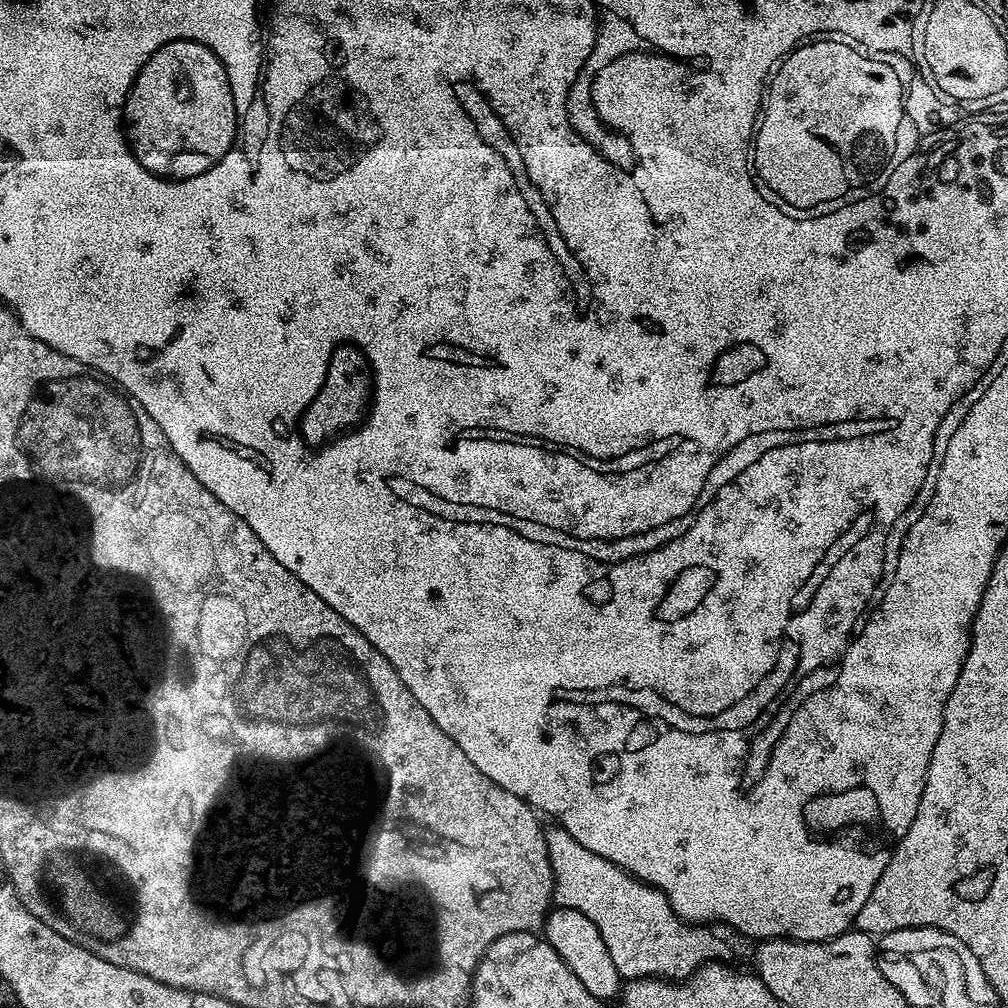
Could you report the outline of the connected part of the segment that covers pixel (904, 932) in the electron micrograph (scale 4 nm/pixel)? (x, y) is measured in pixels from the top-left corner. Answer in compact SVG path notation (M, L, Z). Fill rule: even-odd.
M903 928L888 932L879 937L876 950L876 965L882 970L887 980L898 989L907 1000L912 997L912 966L928 966L928 962L964 962L970 996L982 996L986 990L990 996L996 993L990 990L991 982L980 965L980 959L972 953L970 946L962 942L954 934L944 932L940 928Z

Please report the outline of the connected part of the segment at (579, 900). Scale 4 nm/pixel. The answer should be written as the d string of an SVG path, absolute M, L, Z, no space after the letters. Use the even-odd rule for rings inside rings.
M559 826L549 827L546 835L548 837L548 857L551 859L552 873L556 878L556 890L554 894L557 903L565 908L573 908L582 914L586 914L586 918L590 918L590 922L594 922L594 926L598 926L598 930L606 942L606 950L610 950L610 958L614 958L614 966L618 966L621 977L623 977L625 981L631 982L641 978L663 978L669 982L683 982L687 980L688 977L694 975L695 972L700 971L705 964L720 962L725 959L724 955L728 952L727 942L724 941L722 937L715 936L715 934L708 929L711 927L693 924L689 921L680 919L680 915L672 909L667 896L665 896L660 889L653 888L652 885L644 883L643 880L637 880L632 873L624 871L624 869L619 868L614 862L599 856L594 850L588 850L582 842L575 840L565 828Z

